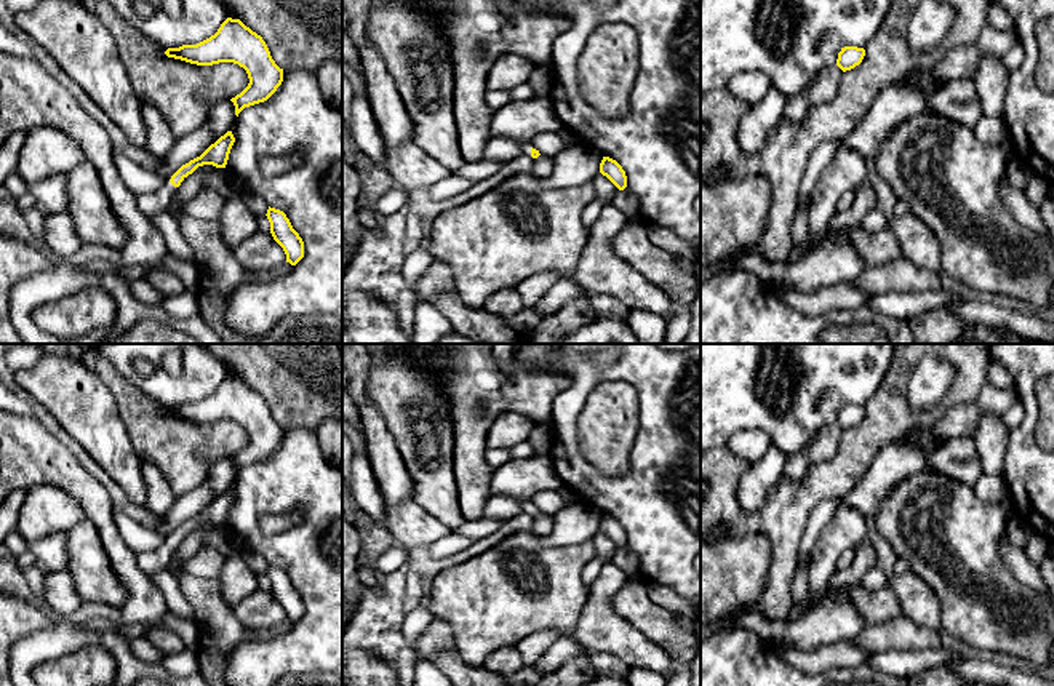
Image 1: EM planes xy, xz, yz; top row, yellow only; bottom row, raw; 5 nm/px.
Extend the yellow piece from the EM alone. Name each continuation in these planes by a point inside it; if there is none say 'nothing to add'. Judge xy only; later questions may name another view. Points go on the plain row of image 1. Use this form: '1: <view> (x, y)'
1: xy (154, 562)

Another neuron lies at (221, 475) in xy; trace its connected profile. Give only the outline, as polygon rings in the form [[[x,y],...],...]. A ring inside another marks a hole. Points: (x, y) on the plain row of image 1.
[[[230,457],[219,459],[211,465],[200,486],[176,497],[174,505],[162,516],[155,532],[170,539],[182,523],[200,515],[211,502],[224,494],[235,481],[235,477],[234,461]]]

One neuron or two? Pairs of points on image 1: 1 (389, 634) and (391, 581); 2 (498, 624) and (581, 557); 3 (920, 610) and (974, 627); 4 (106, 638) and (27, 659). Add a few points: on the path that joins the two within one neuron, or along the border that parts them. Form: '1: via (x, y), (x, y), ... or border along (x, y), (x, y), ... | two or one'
1: via (389, 621), (389, 594) | one
2: via (520, 602), (549, 594), (558, 579) | one
3: border along (925, 581), (939, 603), (941, 626) | two
4: via (87, 638), (59, 638), (47, 645) | one

